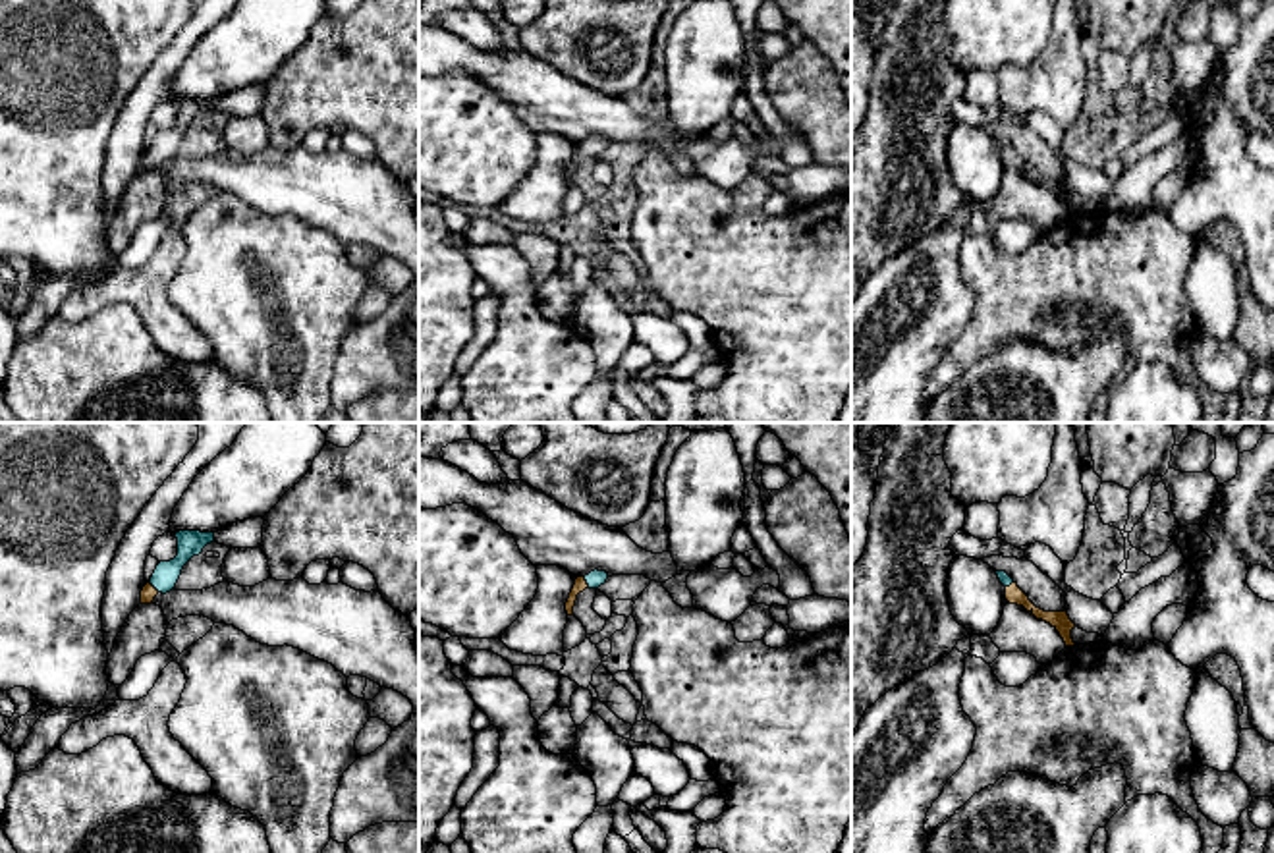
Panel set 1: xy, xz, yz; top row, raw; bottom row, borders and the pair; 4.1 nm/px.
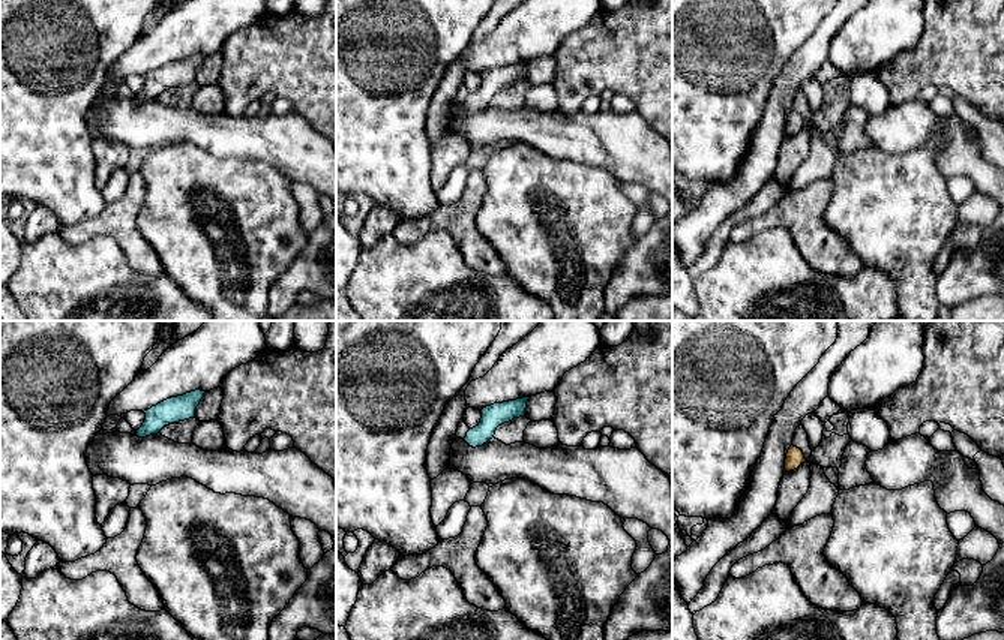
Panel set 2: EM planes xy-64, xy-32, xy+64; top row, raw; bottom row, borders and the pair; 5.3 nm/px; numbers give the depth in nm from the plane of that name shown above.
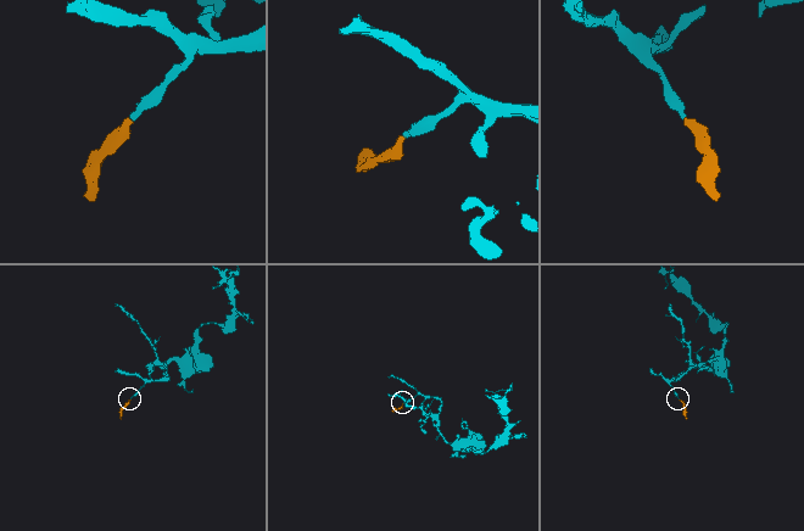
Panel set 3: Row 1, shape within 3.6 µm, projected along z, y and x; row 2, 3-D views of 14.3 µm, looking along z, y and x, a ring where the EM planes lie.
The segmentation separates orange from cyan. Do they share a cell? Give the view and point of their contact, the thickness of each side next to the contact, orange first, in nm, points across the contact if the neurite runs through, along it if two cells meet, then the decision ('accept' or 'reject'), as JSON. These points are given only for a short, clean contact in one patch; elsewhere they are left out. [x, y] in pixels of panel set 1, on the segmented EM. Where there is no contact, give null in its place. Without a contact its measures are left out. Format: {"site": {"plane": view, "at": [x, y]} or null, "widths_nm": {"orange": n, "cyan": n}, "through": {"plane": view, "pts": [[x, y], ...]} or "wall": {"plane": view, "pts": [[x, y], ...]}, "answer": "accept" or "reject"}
{"site": {"plane": "xz", "at": [585, 583]}, "widths_nm": {"orange": 50, "cyan": 70}, "through": {"plane": "xz", "pts": [[580, 585], [585, 583], [595, 579]]}, "answer": "accept"}

